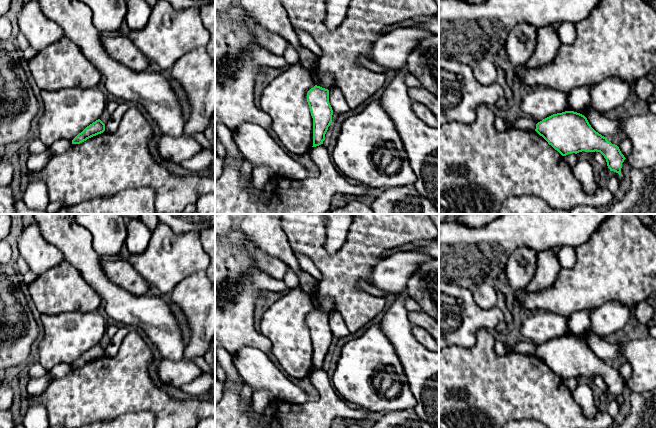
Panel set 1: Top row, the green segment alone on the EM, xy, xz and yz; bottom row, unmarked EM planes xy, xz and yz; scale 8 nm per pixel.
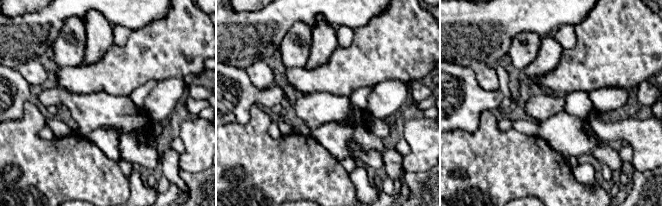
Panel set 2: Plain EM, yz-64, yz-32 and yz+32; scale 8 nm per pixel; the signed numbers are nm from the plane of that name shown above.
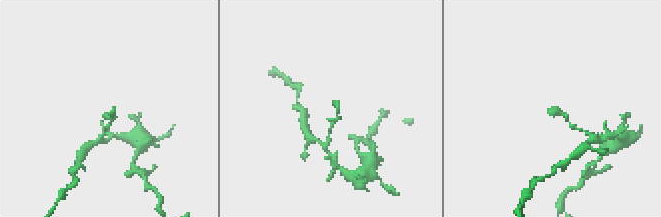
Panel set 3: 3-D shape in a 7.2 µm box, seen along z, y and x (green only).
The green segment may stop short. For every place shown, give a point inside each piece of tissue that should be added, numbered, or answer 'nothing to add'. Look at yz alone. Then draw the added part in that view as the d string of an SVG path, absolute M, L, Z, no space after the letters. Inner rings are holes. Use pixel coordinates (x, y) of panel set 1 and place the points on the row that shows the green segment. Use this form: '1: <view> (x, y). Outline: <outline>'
nothing to add

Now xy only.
nothing to add

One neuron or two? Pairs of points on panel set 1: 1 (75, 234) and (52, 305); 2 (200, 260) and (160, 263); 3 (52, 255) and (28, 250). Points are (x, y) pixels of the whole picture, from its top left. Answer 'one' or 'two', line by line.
1: two
2: one
3: one

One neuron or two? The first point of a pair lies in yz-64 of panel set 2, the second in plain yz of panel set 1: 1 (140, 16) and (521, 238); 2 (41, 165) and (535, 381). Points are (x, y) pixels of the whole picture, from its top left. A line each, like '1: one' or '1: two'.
1: one
2: one

